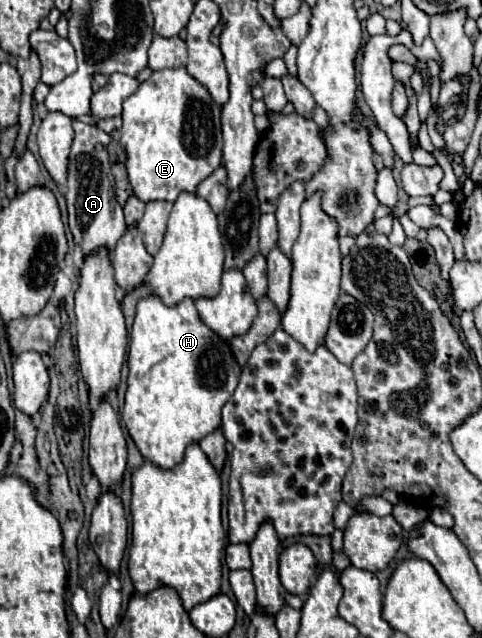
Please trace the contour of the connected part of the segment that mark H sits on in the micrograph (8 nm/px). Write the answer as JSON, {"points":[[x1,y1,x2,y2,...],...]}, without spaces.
{"points":[[157,295,137,301,127,365,129,377,121,419,141,455,163,469,173,469,173,465,181,461,189,443,201,441,221,425,221,407,233,397,241,373,229,343,201,321,193,299,183,299,181,303,167,307]]}

